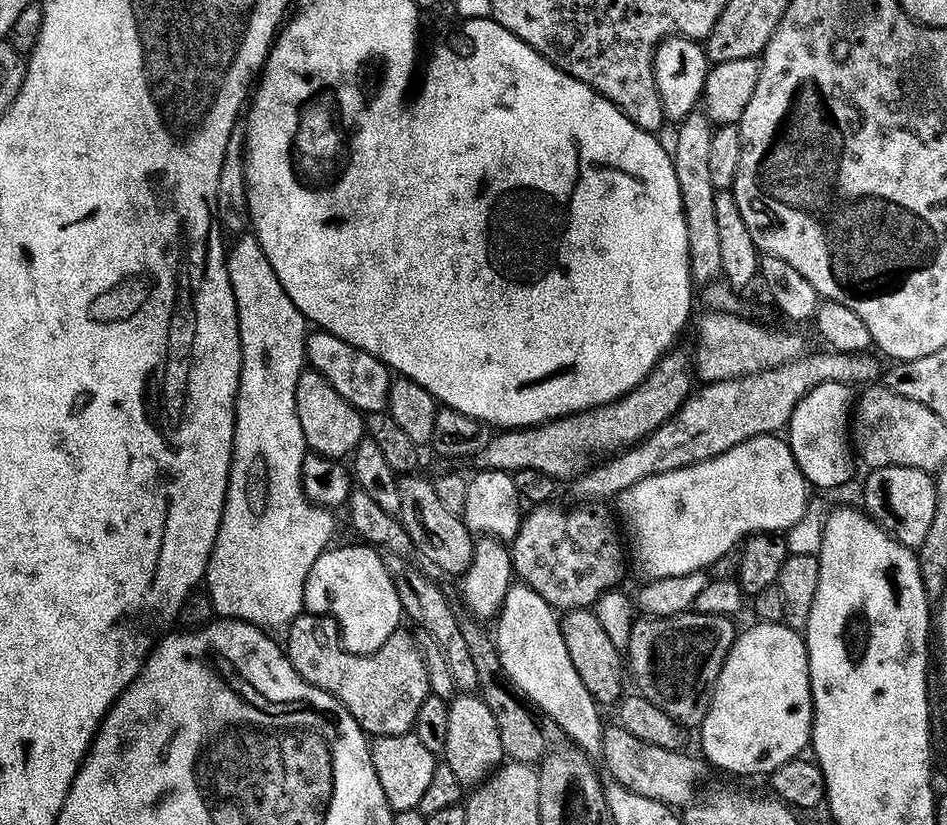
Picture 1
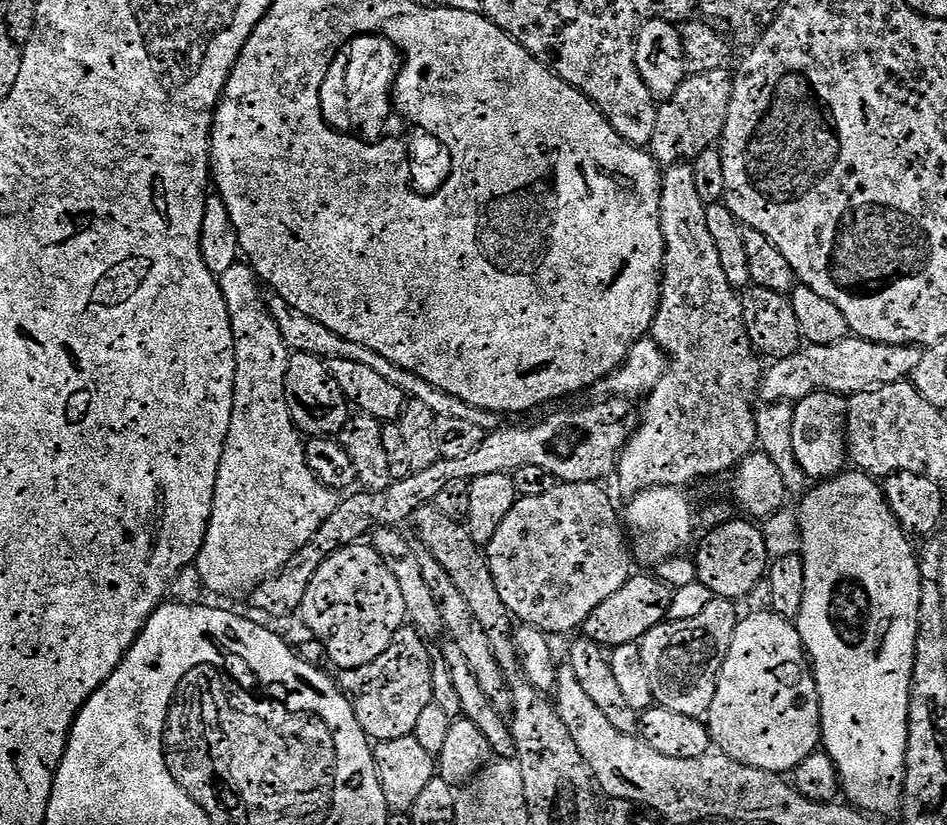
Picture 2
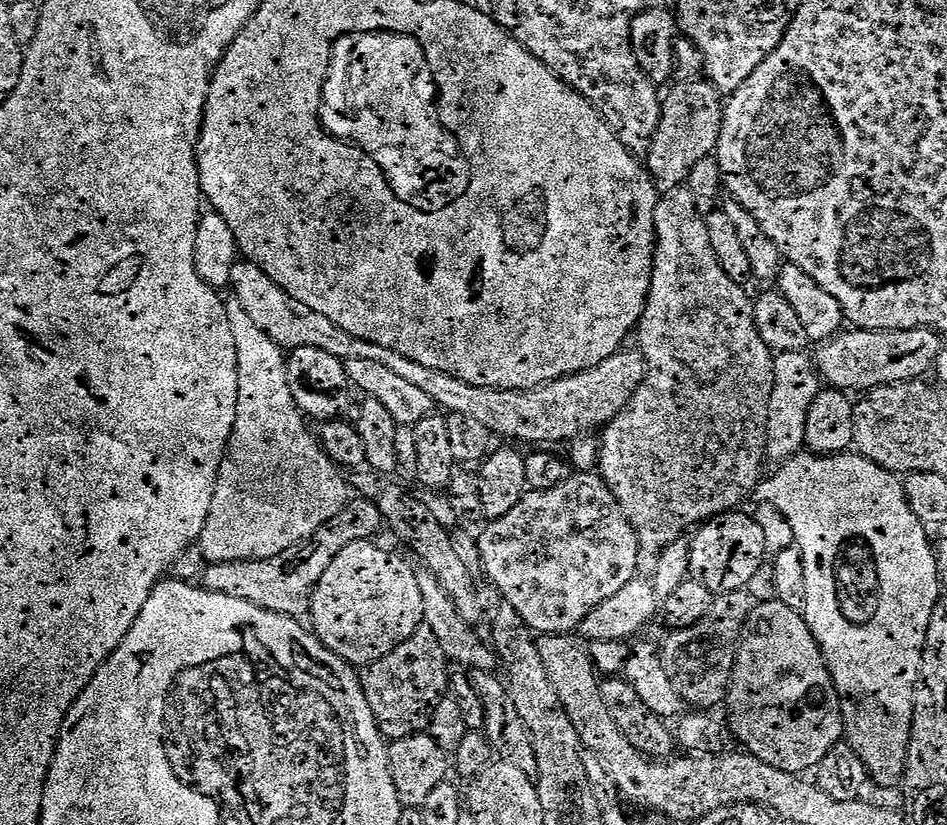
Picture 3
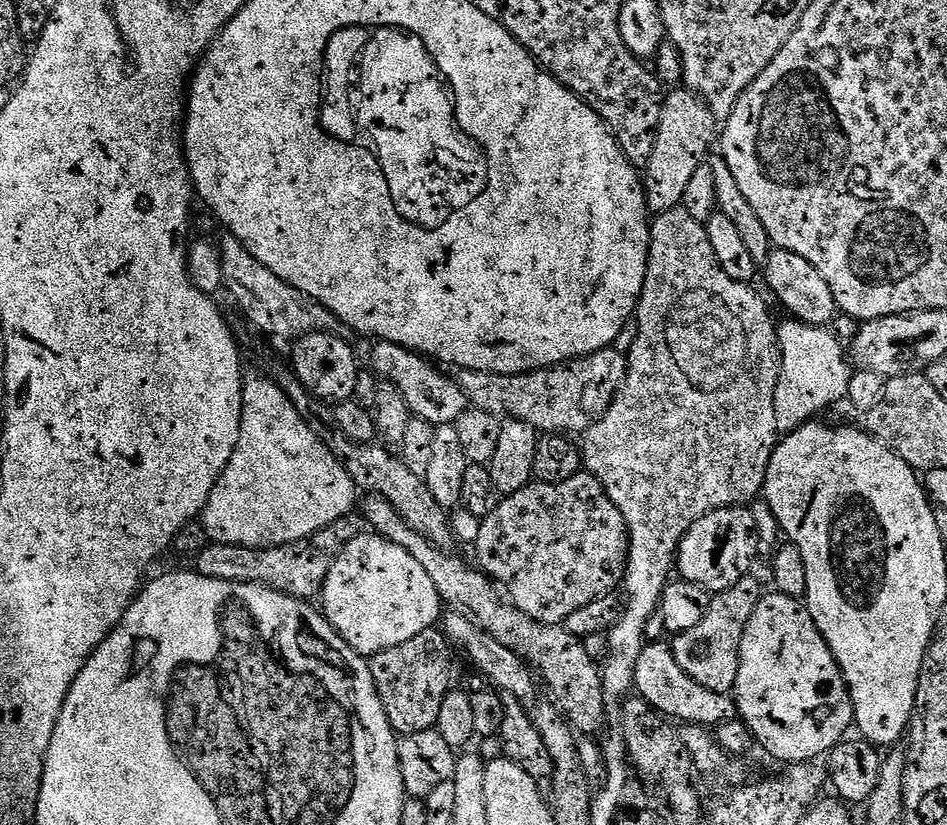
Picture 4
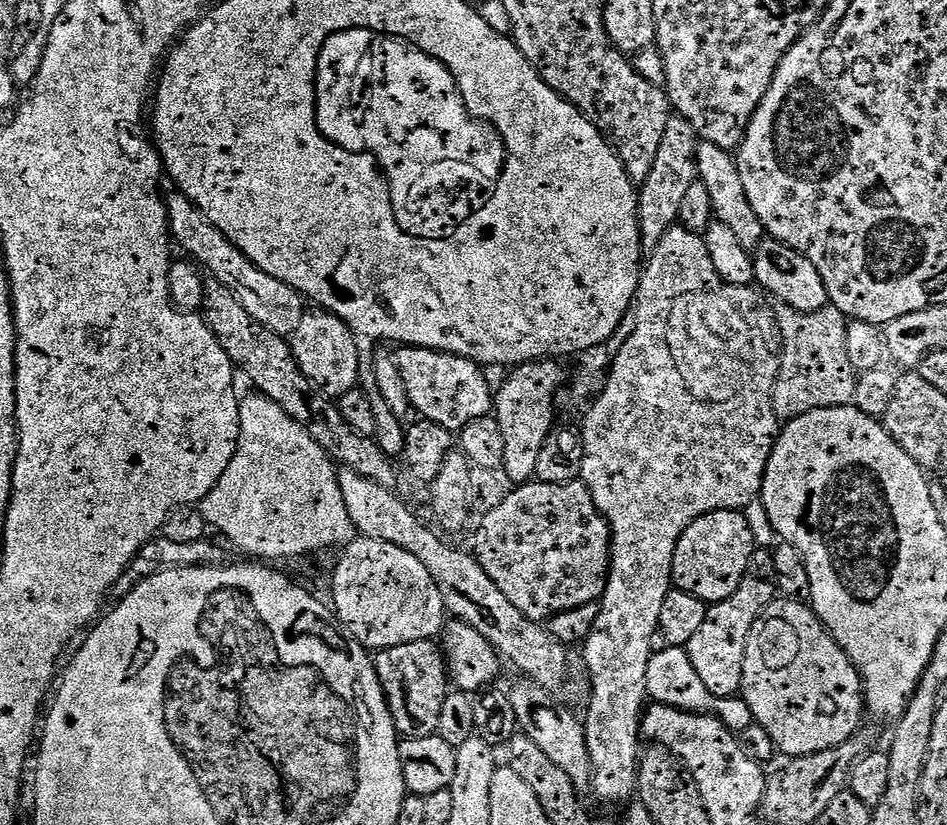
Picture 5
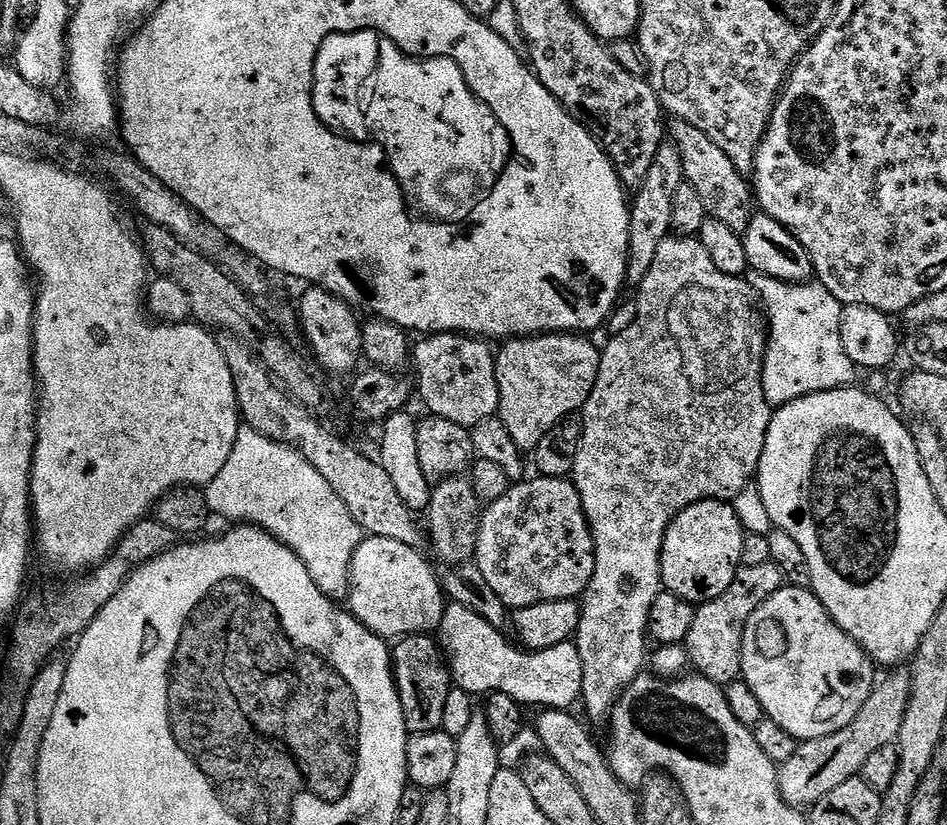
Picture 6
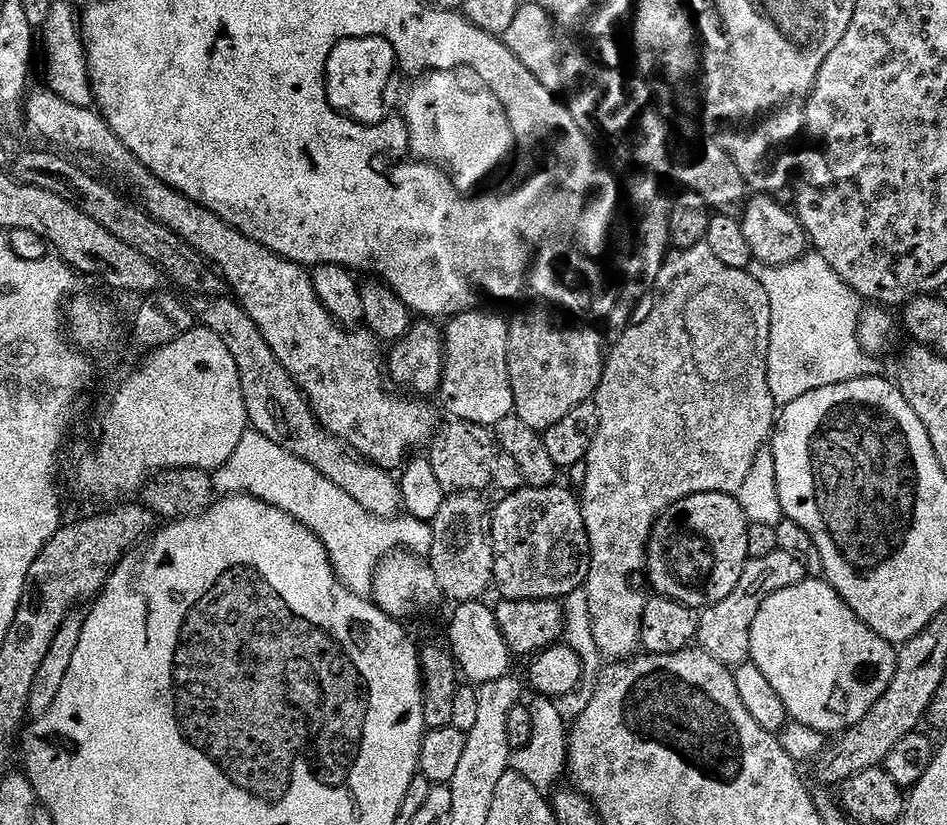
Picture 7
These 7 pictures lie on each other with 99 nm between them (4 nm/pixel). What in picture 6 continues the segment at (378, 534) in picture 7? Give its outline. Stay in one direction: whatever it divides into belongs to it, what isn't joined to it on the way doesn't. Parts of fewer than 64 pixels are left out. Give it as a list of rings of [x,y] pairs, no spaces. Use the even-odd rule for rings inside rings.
[[[241,427],[226,466],[207,484],[206,495],[213,517],[263,528],[302,558],[322,594],[337,602],[349,599],[352,559],[366,533],[346,510],[346,502],[334,494],[330,482],[301,452],[258,434],[258,430]]]

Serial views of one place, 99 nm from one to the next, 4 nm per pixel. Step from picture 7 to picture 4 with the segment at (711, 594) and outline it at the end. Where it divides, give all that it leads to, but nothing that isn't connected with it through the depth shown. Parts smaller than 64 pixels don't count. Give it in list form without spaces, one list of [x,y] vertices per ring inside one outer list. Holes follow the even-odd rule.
[[[747,507],[719,508],[694,522],[688,533],[680,539],[680,548],[676,551],[675,567],[681,581],[696,584],[709,594],[730,590],[742,577],[749,575],[752,559],[756,556],[758,541],[756,539],[756,527],[751,511]]]

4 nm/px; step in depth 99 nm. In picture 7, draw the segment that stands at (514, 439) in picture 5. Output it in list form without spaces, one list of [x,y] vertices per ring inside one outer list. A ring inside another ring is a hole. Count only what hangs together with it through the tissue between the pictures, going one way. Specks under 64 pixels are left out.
[[[547,309],[530,310],[509,321],[505,333],[507,342],[507,373],[510,374],[512,397],[514,398],[513,413],[523,420],[526,425],[538,433],[547,432],[550,427],[557,425],[579,405],[589,403],[601,384],[606,359],[606,348],[602,346],[601,336],[592,328],[582,330],[572,326],[564,326],[554,322],[546,312]]]

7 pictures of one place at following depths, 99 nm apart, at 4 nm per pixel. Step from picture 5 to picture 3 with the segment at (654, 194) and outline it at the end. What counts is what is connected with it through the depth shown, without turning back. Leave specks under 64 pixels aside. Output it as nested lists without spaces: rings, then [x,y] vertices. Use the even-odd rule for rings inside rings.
[[[708,81],[675,83],[671,88],[661,101],[659,128],[646,157],[648,172],[657,191],[662,194],[683,187],[692,168],[715,153],[721,136],[721,122],[724,121],[721,93]]]

